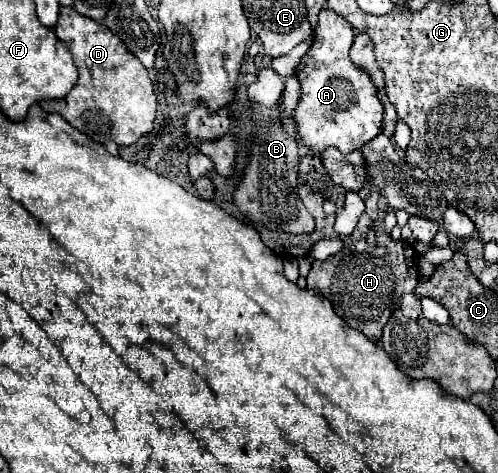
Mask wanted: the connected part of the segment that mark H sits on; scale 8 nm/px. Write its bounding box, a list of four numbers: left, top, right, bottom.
[306,239,418,341]

